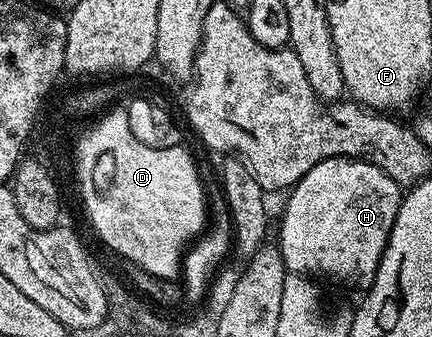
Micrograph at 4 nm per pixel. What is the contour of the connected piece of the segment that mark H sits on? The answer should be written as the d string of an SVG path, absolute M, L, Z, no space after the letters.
M327 158L302 180L291 187L284 206L284 215L280 218L280 255L286 268L293 274L311 276L313 279L329 278L332 282L341 282L344 286L357 286L360 292L367 291L372 285L378 264L388 246L388 237L394 228L398 208L402 197L402 188L382 168L359 158Z

